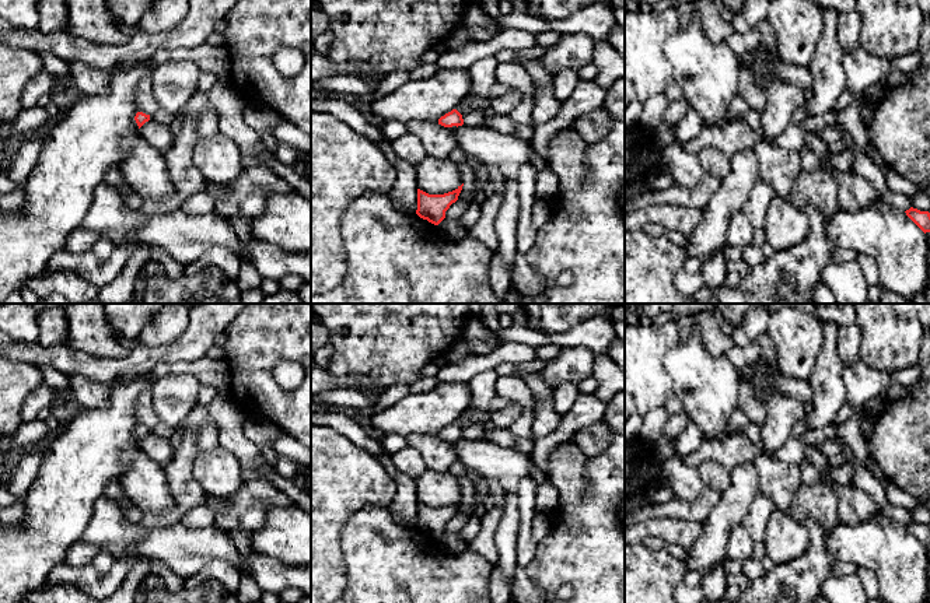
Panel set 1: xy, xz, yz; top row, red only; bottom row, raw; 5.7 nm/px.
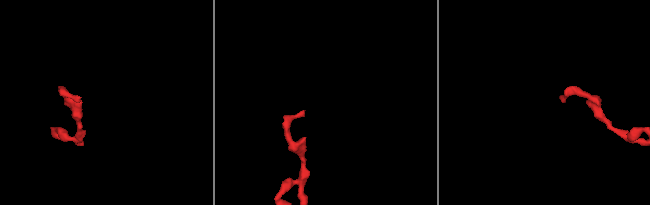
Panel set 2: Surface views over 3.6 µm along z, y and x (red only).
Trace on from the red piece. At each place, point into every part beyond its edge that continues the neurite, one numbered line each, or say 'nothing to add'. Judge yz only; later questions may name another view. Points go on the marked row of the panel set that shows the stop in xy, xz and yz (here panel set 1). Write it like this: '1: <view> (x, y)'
nothing to add

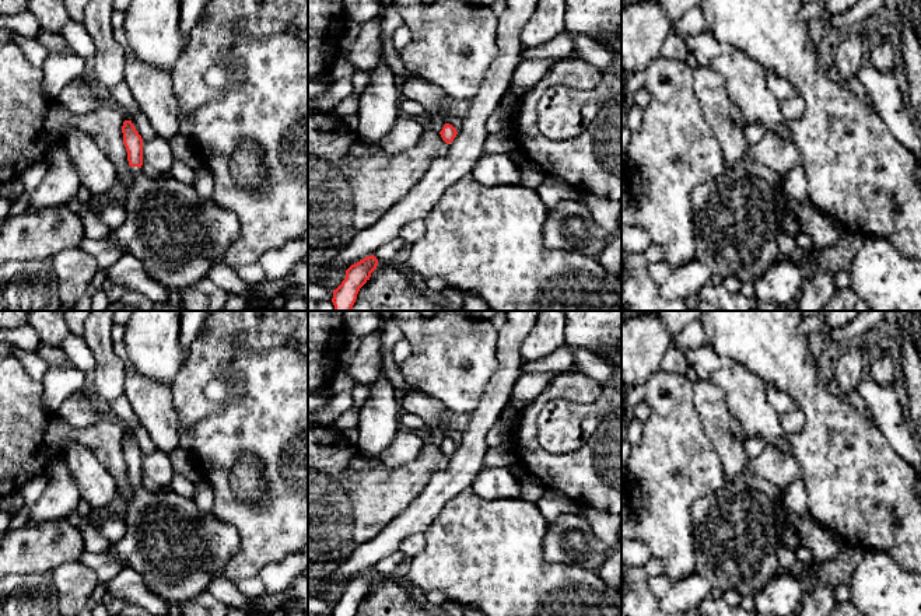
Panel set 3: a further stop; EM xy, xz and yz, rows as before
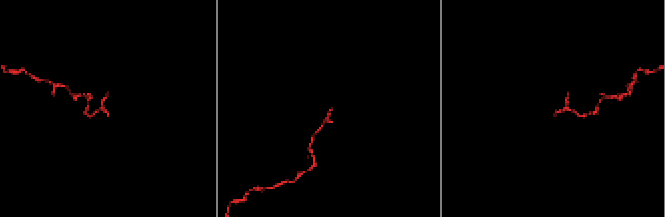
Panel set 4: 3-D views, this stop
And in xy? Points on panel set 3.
1: xy (177, 235)

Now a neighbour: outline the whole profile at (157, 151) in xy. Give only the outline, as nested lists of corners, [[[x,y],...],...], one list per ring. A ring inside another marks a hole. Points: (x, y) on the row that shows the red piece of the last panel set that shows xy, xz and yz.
[[[158,136],[143,141],[143,162],[151,164],[157,171],[168,175],[174,164],[169,141]]]

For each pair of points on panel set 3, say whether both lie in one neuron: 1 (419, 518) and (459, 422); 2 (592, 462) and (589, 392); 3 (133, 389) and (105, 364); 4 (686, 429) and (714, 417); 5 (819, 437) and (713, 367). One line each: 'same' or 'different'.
1: different
2: same
3: different
4: different
5: different

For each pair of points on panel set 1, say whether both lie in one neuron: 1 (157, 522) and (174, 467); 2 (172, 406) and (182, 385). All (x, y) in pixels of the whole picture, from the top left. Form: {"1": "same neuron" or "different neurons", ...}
{"1": "same neuron", "2": "same neuron"}

